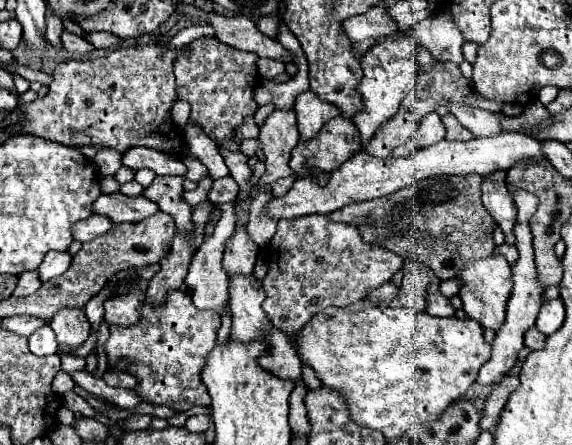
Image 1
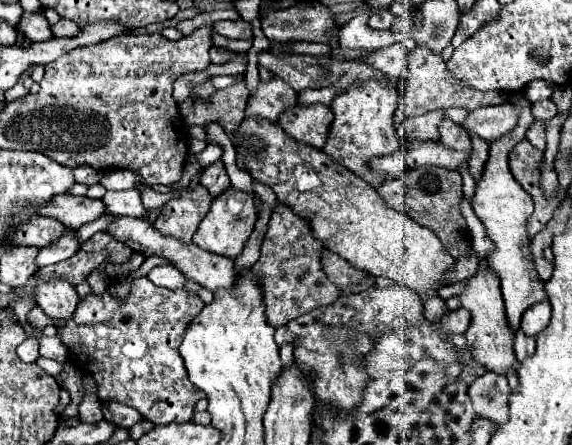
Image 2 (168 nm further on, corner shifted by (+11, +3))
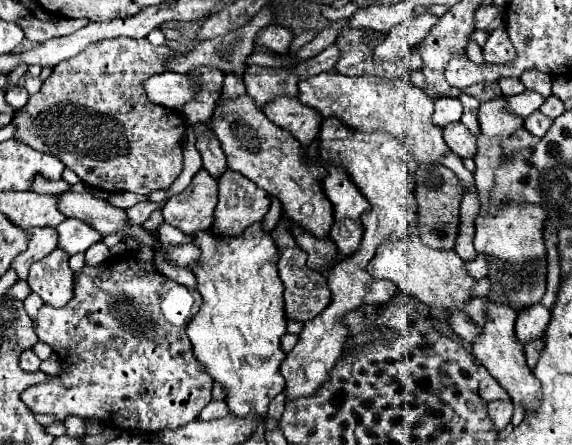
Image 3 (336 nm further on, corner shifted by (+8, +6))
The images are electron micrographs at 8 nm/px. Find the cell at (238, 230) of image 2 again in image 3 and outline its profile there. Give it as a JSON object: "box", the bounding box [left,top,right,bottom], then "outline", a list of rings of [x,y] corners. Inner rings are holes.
{"box":[210,170,270,240],"outline":[[[228,170],[218,178],[218,206],[214,210],[214,222],[210,226],[210,232],[222,240],[240,236],[248,226],[260,222],[268,212],[268,208],[270,208],[270,196],[262,188],[252,184],[246,176]]]}

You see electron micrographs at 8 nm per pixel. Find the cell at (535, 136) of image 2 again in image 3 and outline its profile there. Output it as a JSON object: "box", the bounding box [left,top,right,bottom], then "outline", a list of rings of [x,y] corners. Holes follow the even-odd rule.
{"box":[524,112,552,138],"outline":[[[534,112],[532,116],[528,116],[528,118],[524,120],[524,128],[526,128],[530,134],[538,136],[538,138],[542,138],[542,136],[548,132],[550,126],[552,126],[552,118],[544,116],[542,112]]]}

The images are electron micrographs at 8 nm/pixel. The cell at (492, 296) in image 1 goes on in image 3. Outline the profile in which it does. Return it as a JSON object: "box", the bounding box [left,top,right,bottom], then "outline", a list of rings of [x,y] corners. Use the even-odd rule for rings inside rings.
{"box":[472,300,540,410],"outline":[[[488,300],[486,314],[488,314],[488,320],[480,328],[480,334],[476,336],[476,340],[472,342],[472,354],[502,384],[502,388],[510,394],[512,402],[520,402],[528,410],[540,398],[540,382],[534,378],[532,370],[528,368],[524,350],[522,350],[522,342],[516,338],[516,332],[514,332],[516,312],[508,304]]]}

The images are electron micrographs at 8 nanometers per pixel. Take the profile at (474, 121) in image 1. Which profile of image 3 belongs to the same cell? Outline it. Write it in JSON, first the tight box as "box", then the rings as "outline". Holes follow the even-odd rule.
{"box":[506,92,544,118],"outline":[[[522,92],[518,96],[510,96],[506,100],[506,110],[520,116],[520,118],[528,118],[532,112],[536,112],[544,102],[544,96],[540,96],[538,92]]]}

